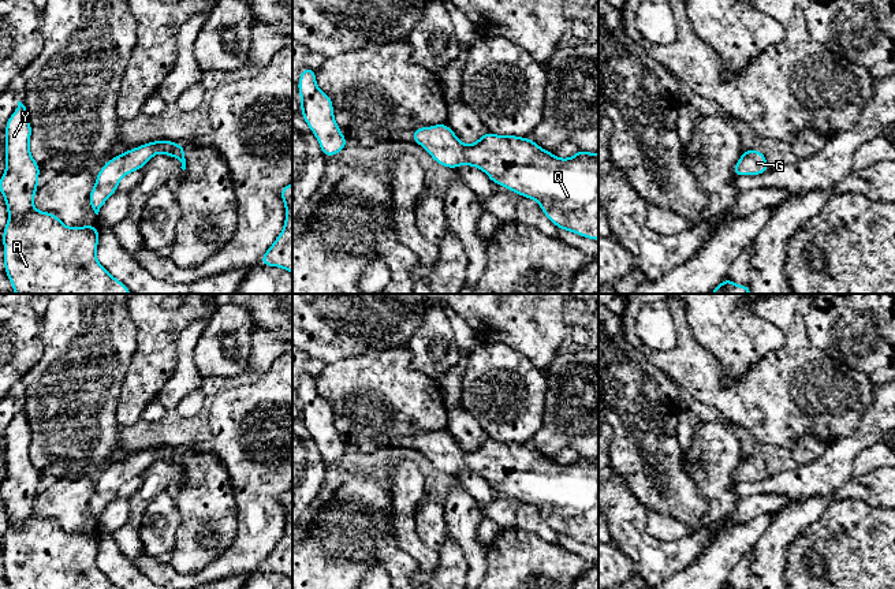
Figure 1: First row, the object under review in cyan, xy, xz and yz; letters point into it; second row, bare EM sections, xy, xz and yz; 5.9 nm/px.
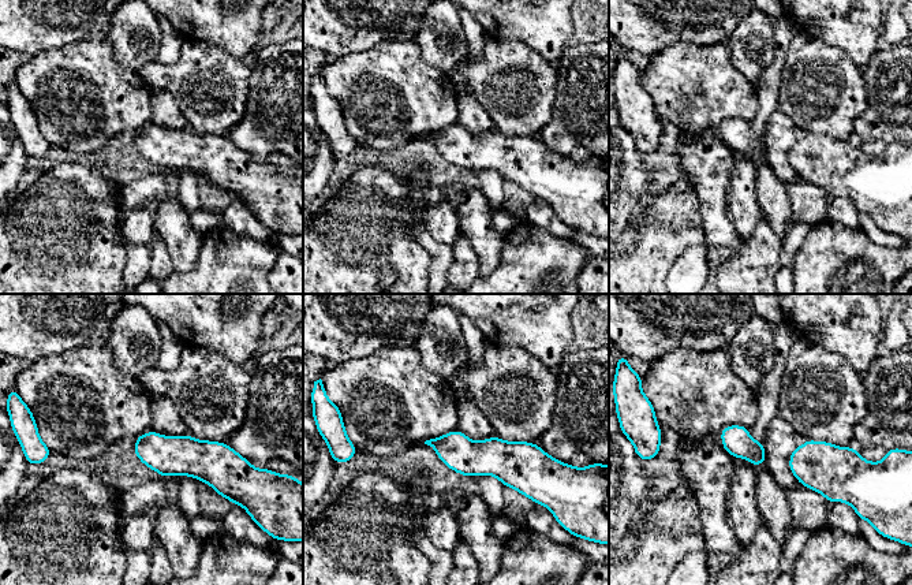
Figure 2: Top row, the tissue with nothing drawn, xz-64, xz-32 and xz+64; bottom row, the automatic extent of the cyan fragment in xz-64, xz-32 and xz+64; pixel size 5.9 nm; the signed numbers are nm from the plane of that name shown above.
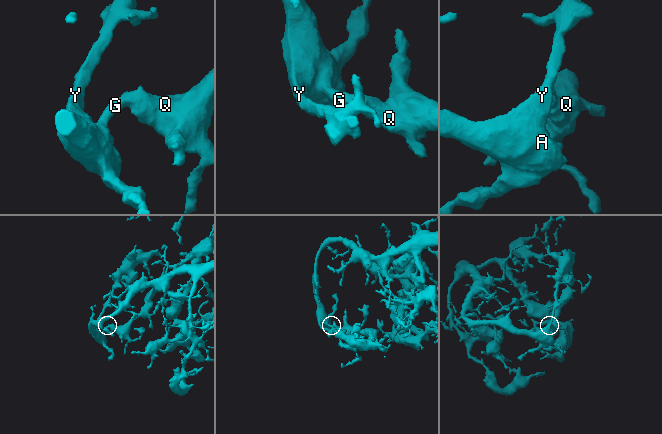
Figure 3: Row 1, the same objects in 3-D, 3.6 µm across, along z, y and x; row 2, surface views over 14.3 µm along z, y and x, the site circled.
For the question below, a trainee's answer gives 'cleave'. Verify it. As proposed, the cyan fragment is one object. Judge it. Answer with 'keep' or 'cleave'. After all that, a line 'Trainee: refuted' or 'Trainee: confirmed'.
keep
Trainee: refuted

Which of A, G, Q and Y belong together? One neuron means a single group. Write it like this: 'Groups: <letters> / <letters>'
Groups: A G Q Y

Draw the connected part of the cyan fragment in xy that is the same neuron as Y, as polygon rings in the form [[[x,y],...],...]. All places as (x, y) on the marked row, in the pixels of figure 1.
[[[18,101],[18,108],[5,123],[5,172],[0,178],[0,193],[8,210],[8,223],[3,230],[4,271],[15,294],[133,294],[120,280],[113,277],[98,261],[98,225],[67,227],[51,212],[34,209],[34,193],[38,189],[41,167],[34,161],[29,142],[31,124],[26,107]]]

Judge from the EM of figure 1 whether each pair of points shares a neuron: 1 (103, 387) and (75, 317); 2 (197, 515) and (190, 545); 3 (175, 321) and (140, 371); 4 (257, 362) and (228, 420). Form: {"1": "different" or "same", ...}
{"1": "same", "2": "same", "3": "same", "4": "different"}

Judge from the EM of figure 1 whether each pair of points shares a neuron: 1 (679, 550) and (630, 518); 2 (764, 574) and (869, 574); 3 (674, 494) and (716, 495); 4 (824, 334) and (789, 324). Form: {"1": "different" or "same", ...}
{"1": "same", "2": "different", "3": "different", "4": "different"}

